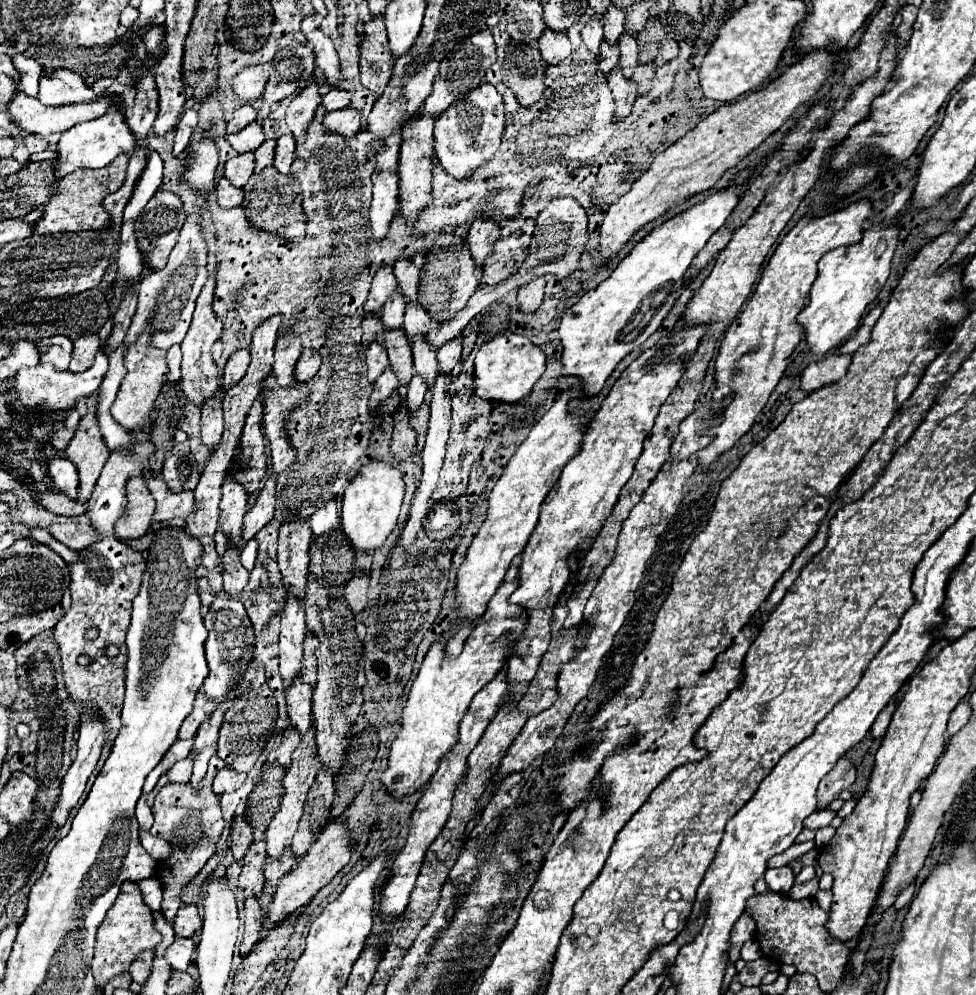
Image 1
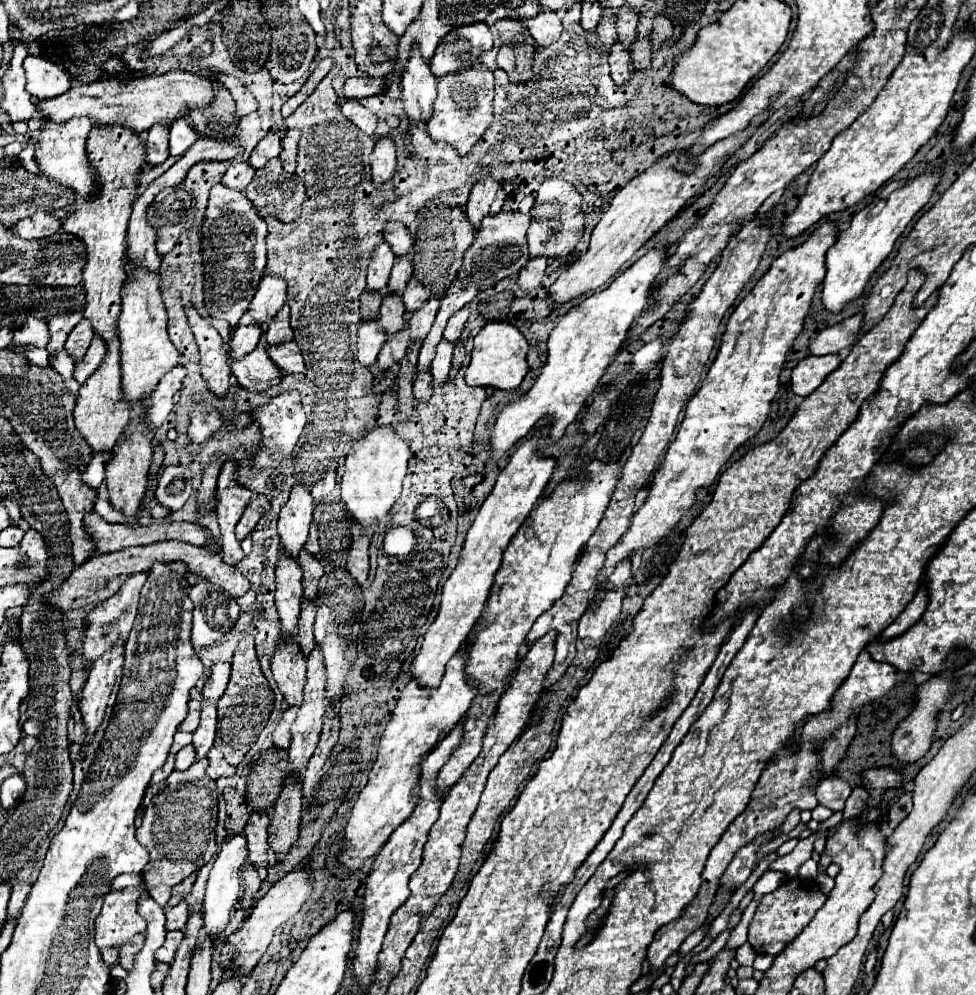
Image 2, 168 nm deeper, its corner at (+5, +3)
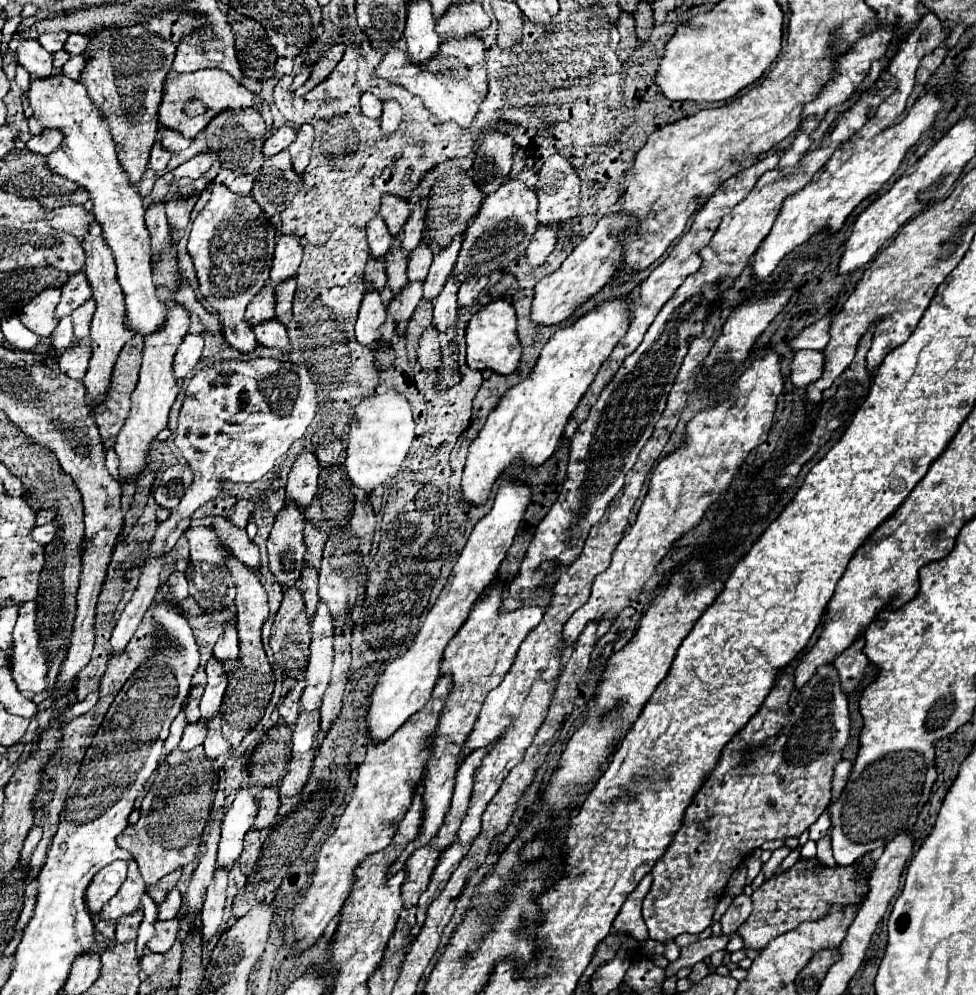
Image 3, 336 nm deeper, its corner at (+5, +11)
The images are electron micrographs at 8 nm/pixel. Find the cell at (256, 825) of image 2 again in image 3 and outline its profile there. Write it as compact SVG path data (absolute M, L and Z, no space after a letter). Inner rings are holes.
M266 787L258 793L258 815L256 815L256 829L268 829L270 825L274 825L274 817L278 813L280 801L278 801L278 793L274 787Z

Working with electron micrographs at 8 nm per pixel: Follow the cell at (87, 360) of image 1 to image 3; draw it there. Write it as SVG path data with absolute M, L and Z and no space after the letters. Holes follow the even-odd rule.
M88 299L84 305L80 305L80 307L72 313L74 337L76 337L76 339L86 339L86 337L90 335L90 323L92 323L94 309L96 309L94 299Z

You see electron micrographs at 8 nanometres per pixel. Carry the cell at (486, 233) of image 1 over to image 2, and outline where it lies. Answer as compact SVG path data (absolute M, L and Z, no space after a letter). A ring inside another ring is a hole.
M484 177L478 183L474 183L466 203L466 215L470 223L478 229L478 225L486 215L494 217L498 211L502 211L504 197L506 193L502 189L500 177Z

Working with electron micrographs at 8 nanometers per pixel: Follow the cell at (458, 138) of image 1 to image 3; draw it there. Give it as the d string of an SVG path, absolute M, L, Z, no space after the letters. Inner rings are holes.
M468 35L464 39L448 39L440 43L438 53L430 59L426 69L412 65L412 61L406 55L406 49L390 49L374 69L374 75L396 85L402 85L410 93L418 95L424 101L424 107L430 113L434 113L434 117L440 123L454 121L464 129L470 127L478 113L478 107L482 105L488 93L484 43L476 35Z

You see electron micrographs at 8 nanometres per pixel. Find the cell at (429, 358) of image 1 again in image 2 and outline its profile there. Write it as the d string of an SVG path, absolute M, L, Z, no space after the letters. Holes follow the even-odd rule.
M430 295L428 301L422 305L422 309L418 309L416 313L412 313L410 317L410 333L412 333L412 341L424 341L426 333L430 331L434 319L436 319L436 311L440 307L440 295Z

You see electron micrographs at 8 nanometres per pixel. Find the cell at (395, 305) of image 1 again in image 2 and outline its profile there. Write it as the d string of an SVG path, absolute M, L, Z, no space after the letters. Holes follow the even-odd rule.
M412 255L398 257L392 267L392 273L390 273L390 287L388 289L400 295L410 277L412 277Z

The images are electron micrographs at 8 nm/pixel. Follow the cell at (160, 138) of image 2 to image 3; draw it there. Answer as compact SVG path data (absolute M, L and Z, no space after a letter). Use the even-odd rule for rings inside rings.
M156 141L154 147L152 147L152 153L150 153L150 163L148 163L148 167L154 169L154 171L162 171L162 169L168 165L170 157L172 157L172 153L170 153L168 149L162 149L162 147L158 145L158 141Z

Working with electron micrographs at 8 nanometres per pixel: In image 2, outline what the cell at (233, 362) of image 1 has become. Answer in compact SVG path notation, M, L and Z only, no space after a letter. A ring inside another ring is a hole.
M252 323L252 325L240 325L234 331L234 335L232 335L230 355L232 357L244 357L252 349L256 349L260 337L262 337L262 327L260 325L256 325L256 323Z

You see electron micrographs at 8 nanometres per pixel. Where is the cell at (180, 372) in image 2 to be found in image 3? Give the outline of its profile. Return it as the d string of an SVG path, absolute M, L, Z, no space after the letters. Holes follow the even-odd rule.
M200 335L184 337L184 341L180 343L180 347L174 355L174 365L172 365L176 381L184 379L196 367L196 363L200 361L200 355L202 355L202 347L204 347L204 341Z

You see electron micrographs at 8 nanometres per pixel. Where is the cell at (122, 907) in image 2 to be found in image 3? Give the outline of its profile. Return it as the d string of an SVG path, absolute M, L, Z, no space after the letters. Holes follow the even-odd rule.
M130 861L128 867L128 877L124 881L124 885L118 889L118 893L102 907L102 911L98 913L98 917L102 921L110 921L110 923L118 923L118 919L122 915L130 915L136 913L140 909L140 897L146 891L146 883L140 877L138 865L136 861Z

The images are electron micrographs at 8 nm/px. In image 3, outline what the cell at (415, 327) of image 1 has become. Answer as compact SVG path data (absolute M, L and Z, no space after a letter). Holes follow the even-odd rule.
M422 241L410 255L408 259L408 281L424 281L426 273L430 269L432 263L432 253L428 249L428 245Z

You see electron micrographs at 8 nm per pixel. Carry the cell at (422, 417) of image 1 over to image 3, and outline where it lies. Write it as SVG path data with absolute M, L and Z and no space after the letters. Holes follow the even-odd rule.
M430 325L420 339L420 347L416 351L416 361L420 367L440 367L440 341L436 337L436 329Z

